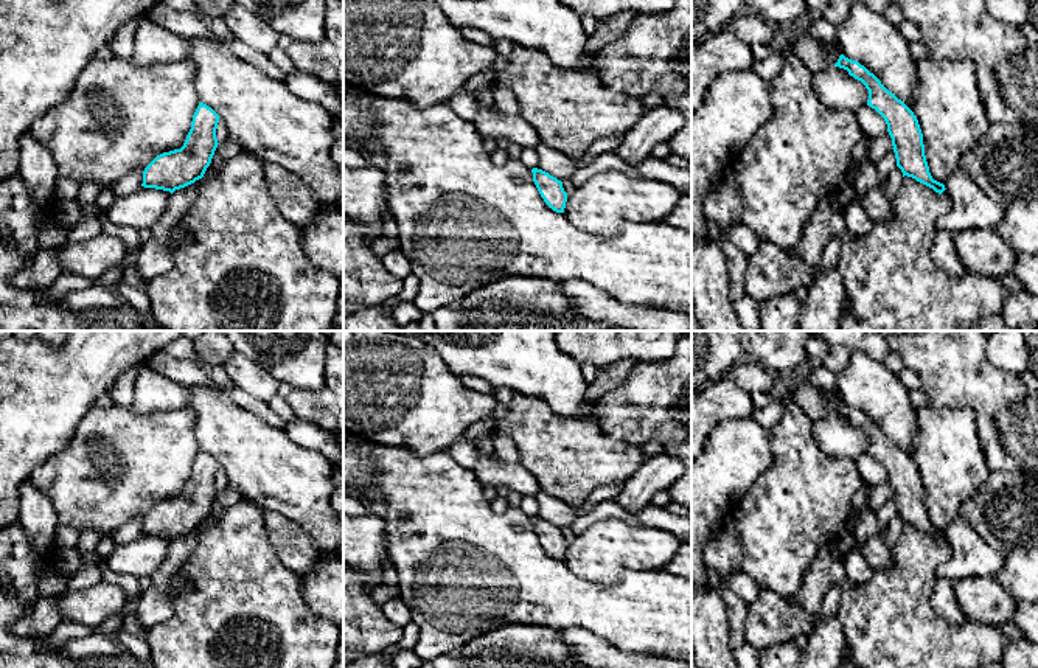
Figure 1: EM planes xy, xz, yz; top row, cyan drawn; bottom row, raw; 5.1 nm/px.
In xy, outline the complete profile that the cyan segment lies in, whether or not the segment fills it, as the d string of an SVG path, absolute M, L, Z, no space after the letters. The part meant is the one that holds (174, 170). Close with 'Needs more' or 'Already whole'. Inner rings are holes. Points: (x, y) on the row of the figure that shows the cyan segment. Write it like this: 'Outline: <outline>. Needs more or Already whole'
Outline: M199 103L183 146L157 155L145 168L141 186L172 194L202 179L219 144L218 123L219 115L207 104Z. Already whole

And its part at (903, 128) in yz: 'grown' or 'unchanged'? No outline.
unchanged

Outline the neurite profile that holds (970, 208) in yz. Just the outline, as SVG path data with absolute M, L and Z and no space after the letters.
M962 169L943 183L951 196L951 208L937 217L937 228L953 233L971 228L996 228L1004 219L1004 207L990 199Z

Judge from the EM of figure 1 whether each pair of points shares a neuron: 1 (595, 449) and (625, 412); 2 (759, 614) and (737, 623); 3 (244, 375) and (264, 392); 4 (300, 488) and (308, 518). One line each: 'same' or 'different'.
1: different
2: different
3: same
4: same

